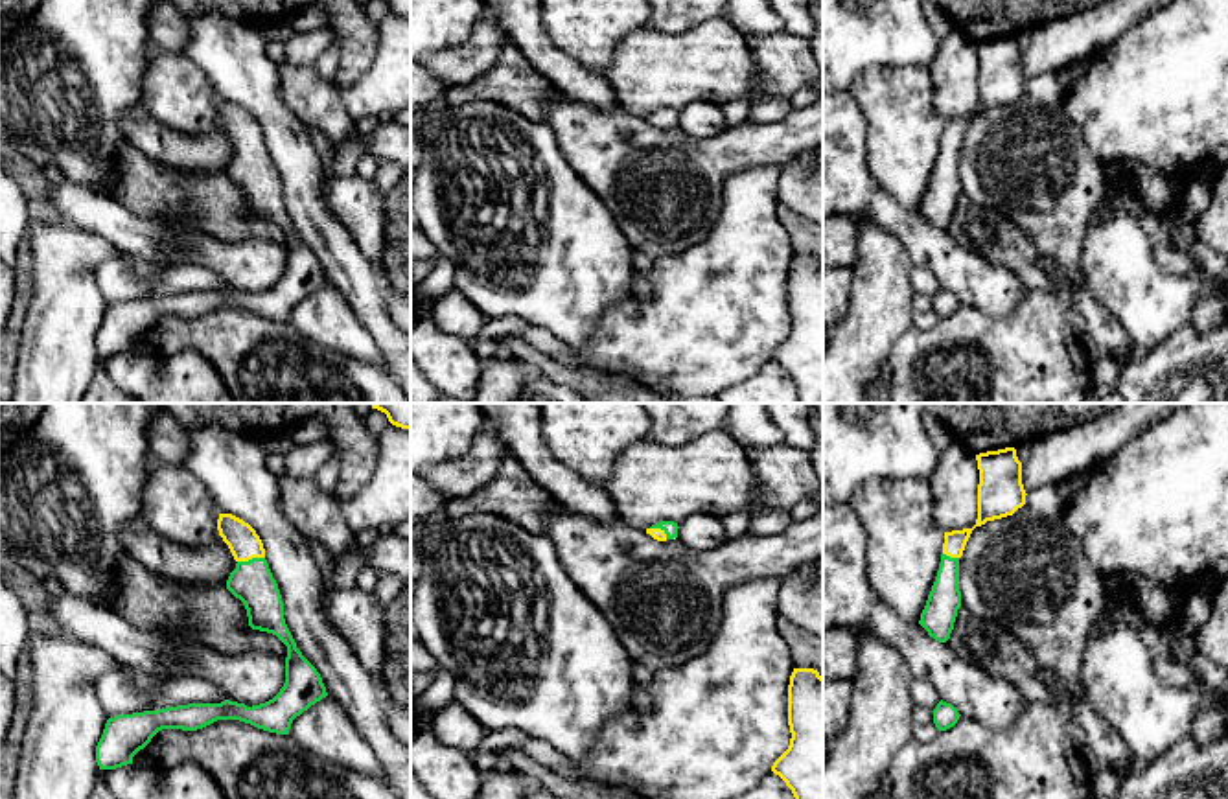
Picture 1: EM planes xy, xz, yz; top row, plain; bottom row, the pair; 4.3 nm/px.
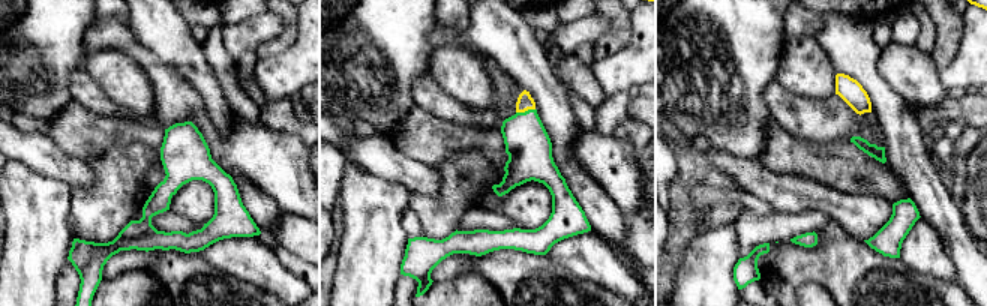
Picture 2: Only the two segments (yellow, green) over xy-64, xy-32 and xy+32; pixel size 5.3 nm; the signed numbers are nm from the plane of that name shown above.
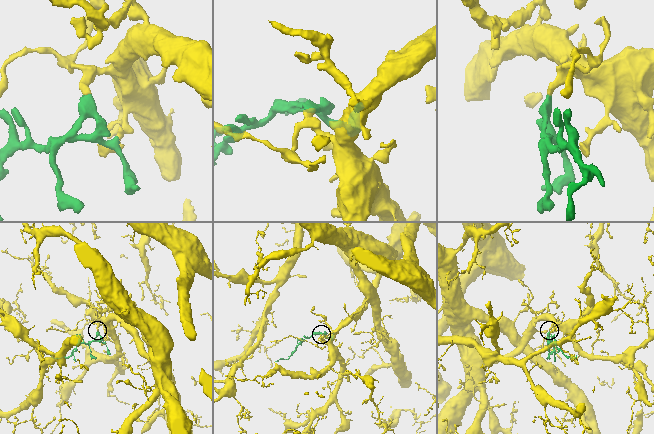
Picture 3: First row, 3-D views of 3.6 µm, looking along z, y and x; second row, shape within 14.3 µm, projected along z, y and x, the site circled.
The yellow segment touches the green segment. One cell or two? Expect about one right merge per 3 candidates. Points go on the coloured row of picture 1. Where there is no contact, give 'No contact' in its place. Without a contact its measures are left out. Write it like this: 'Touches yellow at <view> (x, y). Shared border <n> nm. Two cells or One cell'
Touches yellow at xy (251, 558). Shared border 120 nm. One cell

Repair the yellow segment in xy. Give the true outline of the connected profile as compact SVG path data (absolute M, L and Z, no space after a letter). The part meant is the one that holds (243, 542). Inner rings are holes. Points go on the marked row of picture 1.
M219 514L217 530L237 562L226 589L245 604L249 626L276 635L287 646L285 683L272 700L252 707L225 700L109 718L96 746L99 770L133 764L133 757L162 729L197 731L217 720L239 720L289 735L293 720L328 696L320 674L296 648L285 624L282 595L256 530L232 514Z

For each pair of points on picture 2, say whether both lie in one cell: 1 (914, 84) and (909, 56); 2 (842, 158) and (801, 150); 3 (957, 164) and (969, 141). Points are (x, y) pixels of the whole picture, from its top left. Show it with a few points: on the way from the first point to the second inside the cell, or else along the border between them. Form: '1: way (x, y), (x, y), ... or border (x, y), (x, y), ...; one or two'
1: way (914, 77), (909, 71), (909, 63); one
2: way (831, 158), (812, 158); one
3: border (953, 141), (954, 152), (963, 161); two

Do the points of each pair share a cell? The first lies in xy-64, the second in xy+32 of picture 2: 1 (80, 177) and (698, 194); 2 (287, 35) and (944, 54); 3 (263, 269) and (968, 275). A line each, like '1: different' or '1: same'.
1: different
2: same
3: different

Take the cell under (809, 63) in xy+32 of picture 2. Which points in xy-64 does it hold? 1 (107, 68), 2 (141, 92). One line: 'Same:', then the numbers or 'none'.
Same: 1, 2

